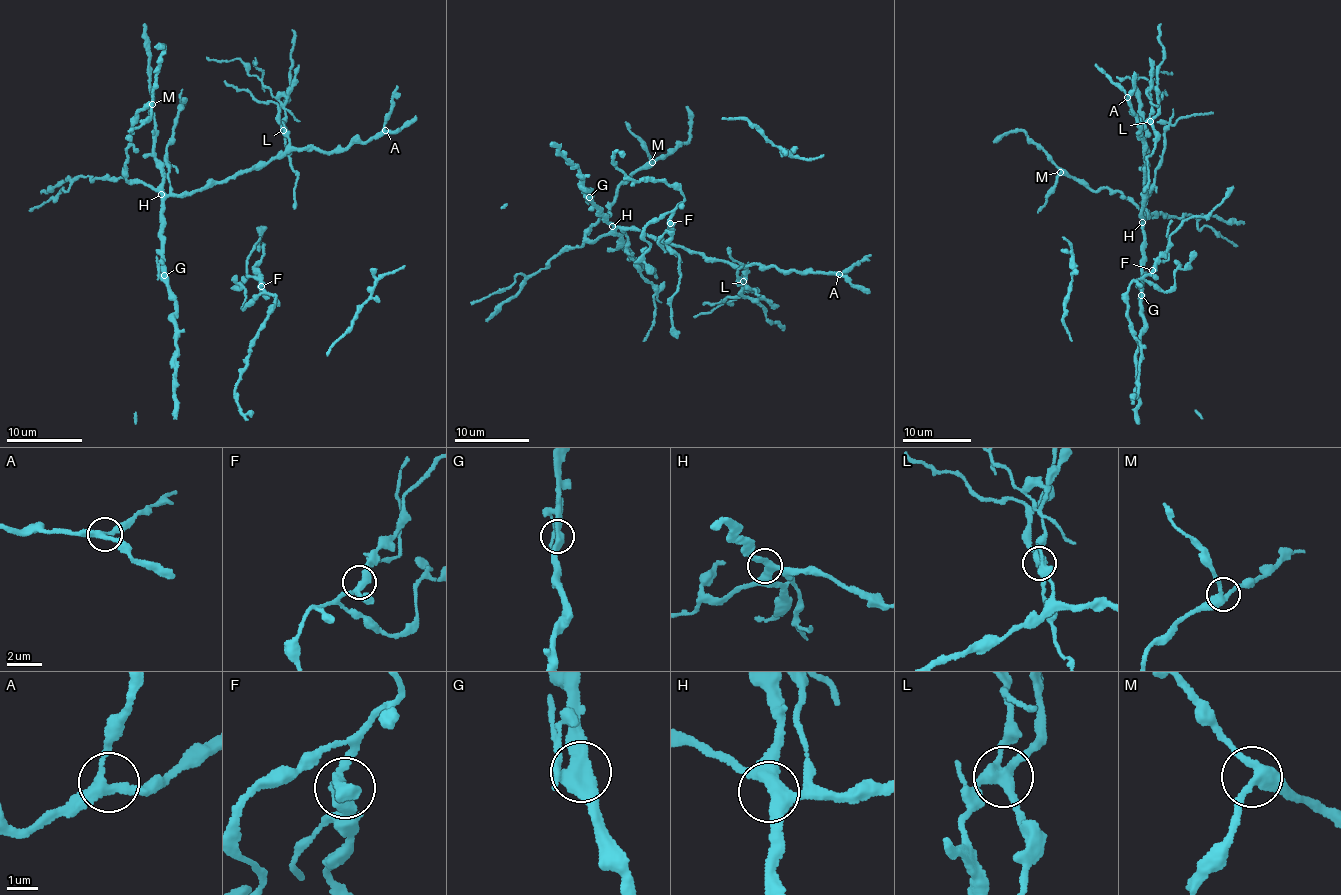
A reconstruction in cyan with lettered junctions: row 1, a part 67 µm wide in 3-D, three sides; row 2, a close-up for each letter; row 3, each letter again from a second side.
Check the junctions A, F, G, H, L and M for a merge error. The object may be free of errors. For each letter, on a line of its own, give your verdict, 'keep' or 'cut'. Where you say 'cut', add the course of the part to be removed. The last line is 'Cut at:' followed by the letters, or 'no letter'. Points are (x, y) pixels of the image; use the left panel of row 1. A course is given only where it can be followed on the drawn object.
A: keep
F: keep
G: keep
H: keep
L: cut; foreign part runs (283, 130), (279, 124), (279, 106), (289, 87), (292, 30)
M: keep
Cut at: L

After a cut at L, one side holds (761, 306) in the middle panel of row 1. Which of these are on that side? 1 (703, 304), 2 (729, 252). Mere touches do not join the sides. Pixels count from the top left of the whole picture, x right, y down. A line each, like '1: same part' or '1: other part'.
1: same part
2: same part

